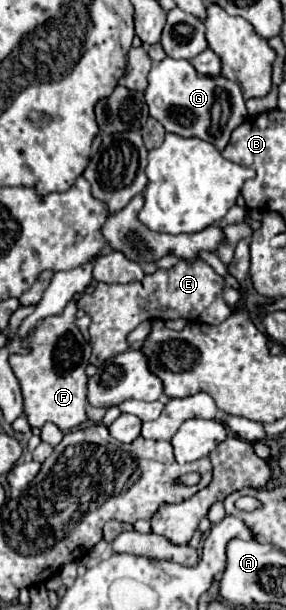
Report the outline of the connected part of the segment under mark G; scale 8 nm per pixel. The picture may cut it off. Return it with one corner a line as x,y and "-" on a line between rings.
165,57
149,71
149,87
145,89
145,101
149,115
159,121
167,133
181,137
197,137
213,143
219,151
225,149
235,127
247,119
245,99
241,87
223,75
207,77
199,75
195,67
185,59

